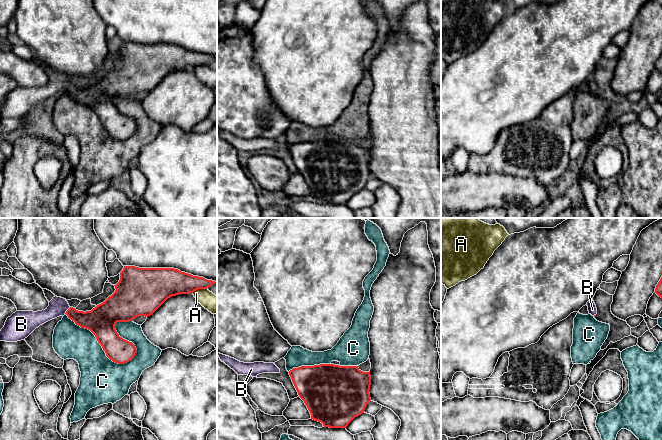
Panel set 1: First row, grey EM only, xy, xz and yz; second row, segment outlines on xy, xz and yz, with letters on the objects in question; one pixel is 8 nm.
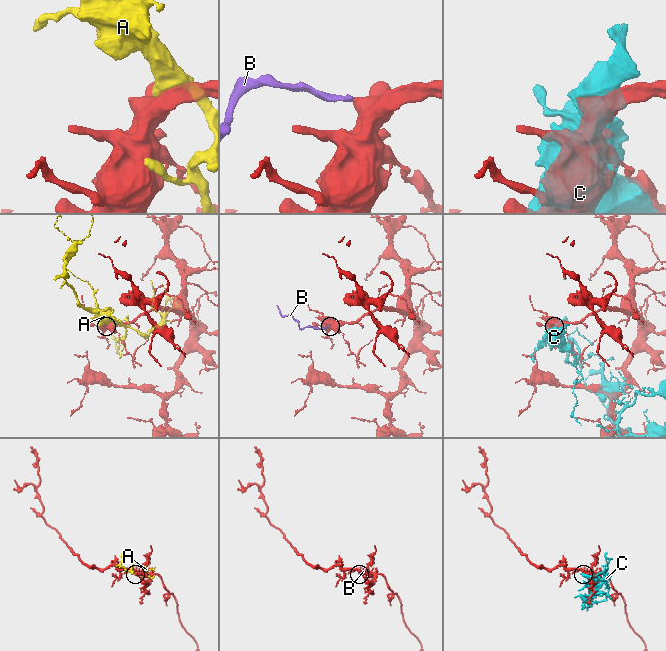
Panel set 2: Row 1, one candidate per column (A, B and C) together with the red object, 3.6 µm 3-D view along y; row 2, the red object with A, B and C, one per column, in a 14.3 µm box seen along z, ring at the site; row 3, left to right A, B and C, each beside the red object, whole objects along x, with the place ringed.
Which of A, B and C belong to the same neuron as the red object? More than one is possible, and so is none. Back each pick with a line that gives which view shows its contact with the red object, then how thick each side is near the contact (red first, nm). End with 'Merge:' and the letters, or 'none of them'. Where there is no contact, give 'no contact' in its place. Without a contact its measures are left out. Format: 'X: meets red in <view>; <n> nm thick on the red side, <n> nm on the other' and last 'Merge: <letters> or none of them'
B: meets red in xy; 190 nm thick on the red side, 150 nm on the other
Merge: B

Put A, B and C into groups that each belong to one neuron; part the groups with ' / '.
A / B / C

